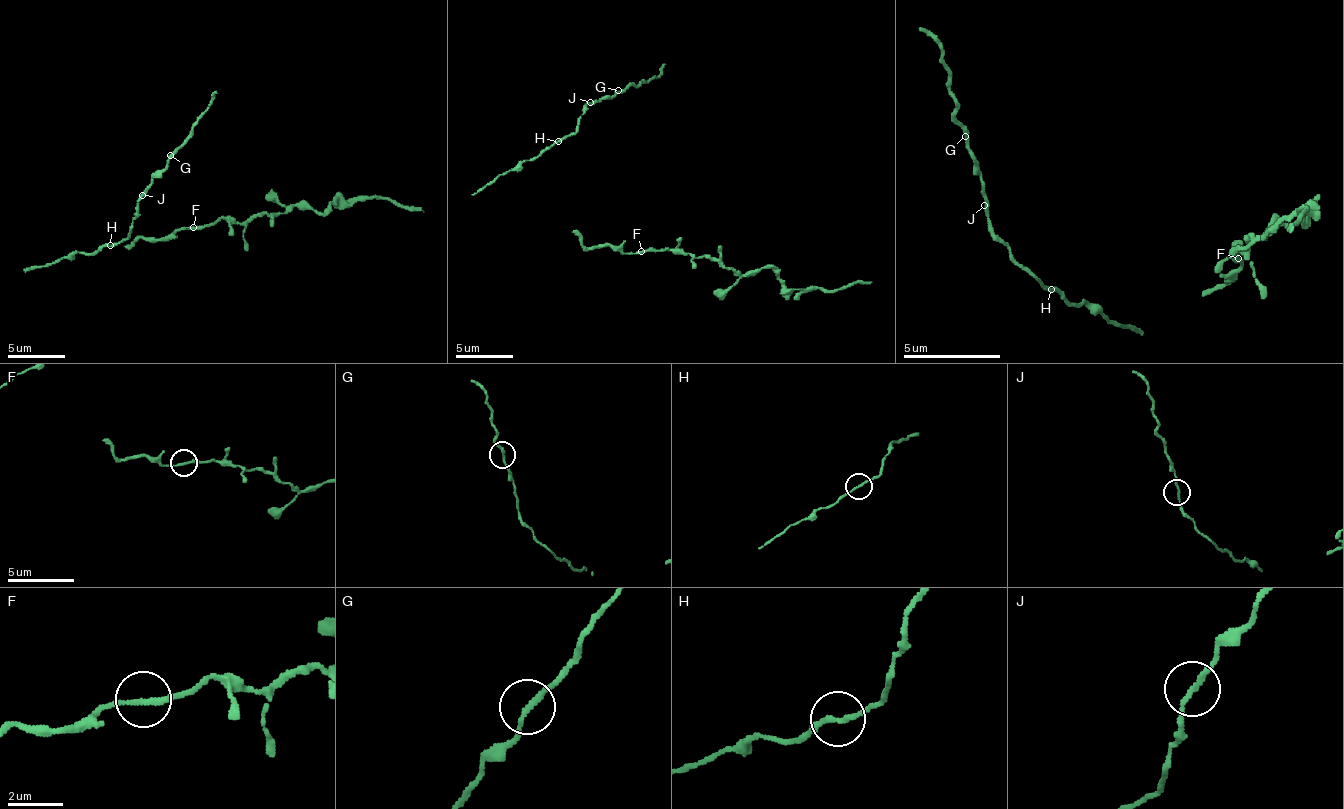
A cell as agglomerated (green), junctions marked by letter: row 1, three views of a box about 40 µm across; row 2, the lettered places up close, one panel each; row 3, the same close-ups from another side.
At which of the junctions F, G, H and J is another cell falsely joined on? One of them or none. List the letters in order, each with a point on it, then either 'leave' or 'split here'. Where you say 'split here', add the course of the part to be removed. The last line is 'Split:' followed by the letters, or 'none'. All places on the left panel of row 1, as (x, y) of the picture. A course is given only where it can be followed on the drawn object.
F: place (193, 227); leave
G: place (170, 155); leave
H: place (110, 245); split here; course (110, 244), (93, 252), (70, 252), (24, 273)
J: place (142, 195); leave
Split: H

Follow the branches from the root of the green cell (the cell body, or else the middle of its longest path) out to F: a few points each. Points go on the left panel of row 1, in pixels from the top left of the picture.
F: (125, 247), (139, 238), (168, 238), (176, 230), (193, 227)

